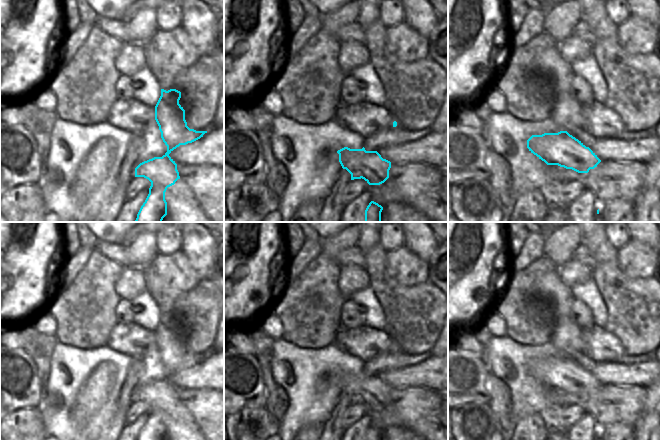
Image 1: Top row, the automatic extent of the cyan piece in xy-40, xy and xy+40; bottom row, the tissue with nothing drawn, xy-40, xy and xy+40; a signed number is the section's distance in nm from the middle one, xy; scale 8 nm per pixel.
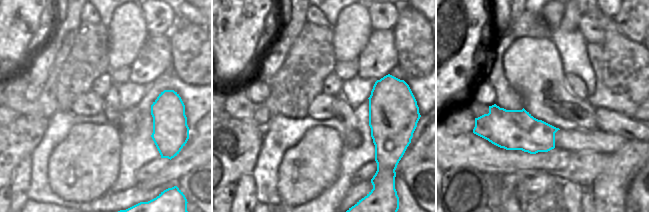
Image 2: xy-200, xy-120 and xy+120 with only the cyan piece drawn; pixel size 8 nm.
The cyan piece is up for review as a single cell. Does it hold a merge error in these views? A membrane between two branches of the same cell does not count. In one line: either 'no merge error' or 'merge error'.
merge error

